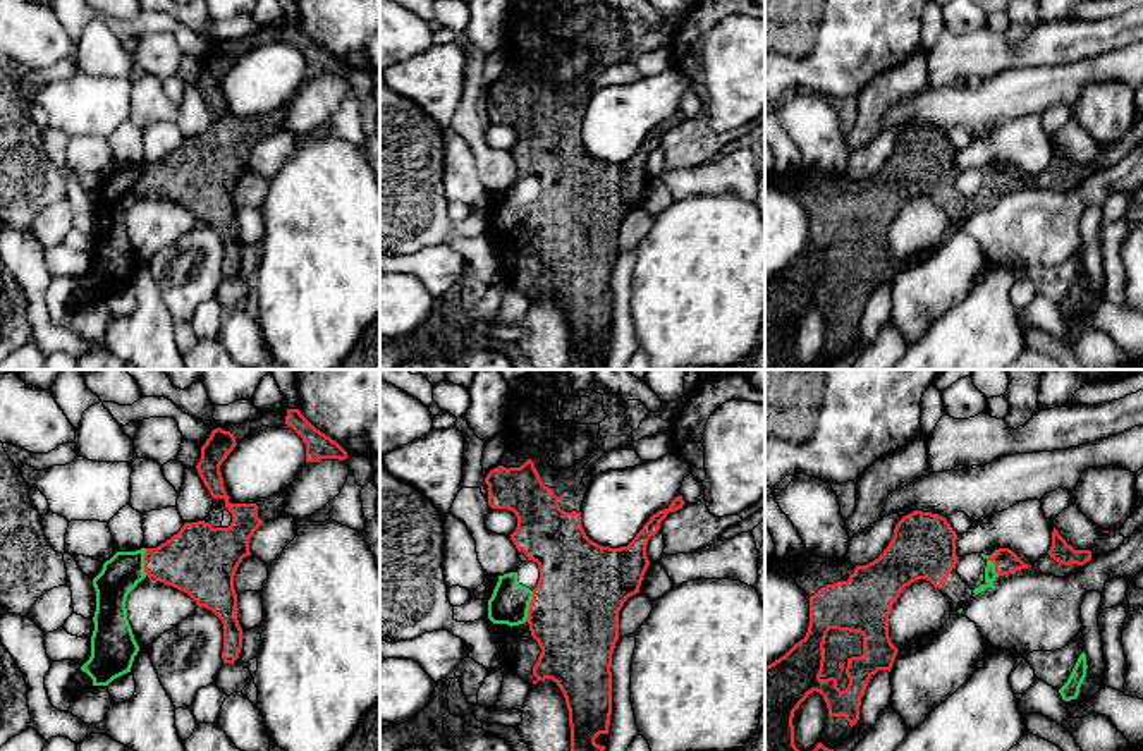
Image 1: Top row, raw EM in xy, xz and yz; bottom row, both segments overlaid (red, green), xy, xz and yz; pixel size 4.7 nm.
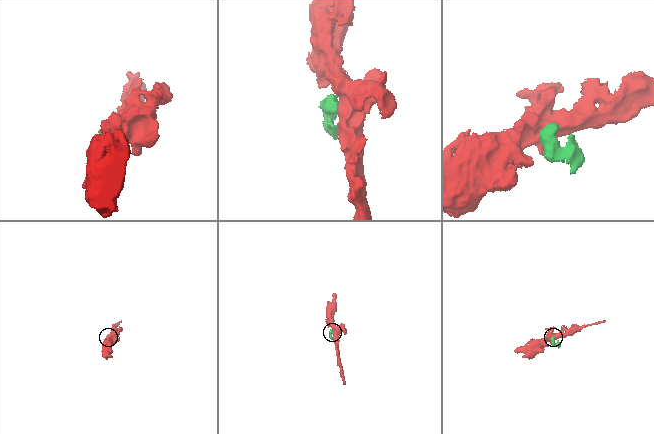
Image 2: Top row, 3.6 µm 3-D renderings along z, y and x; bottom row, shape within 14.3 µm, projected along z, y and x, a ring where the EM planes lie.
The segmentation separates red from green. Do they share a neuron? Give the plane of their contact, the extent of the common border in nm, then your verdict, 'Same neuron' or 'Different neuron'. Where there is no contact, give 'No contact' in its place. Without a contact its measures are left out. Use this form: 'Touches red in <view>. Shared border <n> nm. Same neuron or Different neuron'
Touches red in yz. Shared border 120 nm. Same neuron

